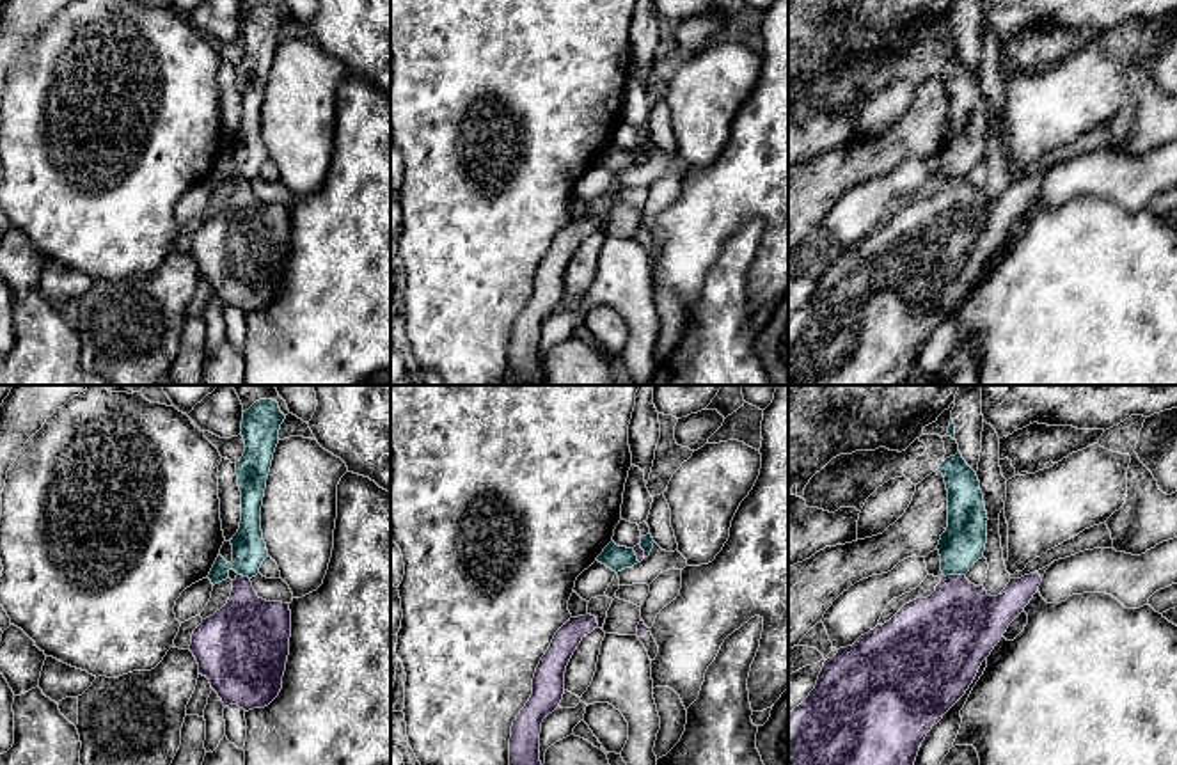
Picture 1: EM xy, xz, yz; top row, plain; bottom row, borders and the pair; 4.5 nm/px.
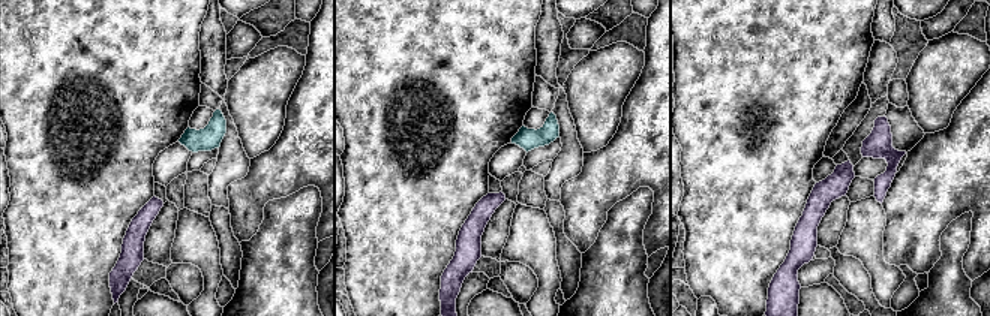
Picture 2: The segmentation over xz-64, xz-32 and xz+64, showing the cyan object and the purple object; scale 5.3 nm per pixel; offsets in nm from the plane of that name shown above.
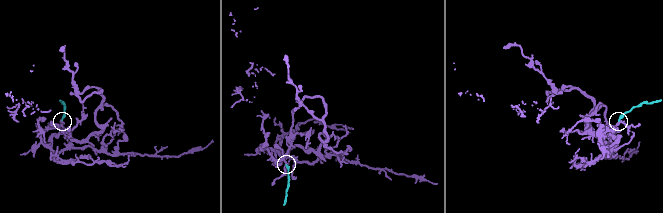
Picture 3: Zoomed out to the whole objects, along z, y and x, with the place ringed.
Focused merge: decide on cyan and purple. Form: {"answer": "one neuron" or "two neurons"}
{"answer": "two neurons"}

